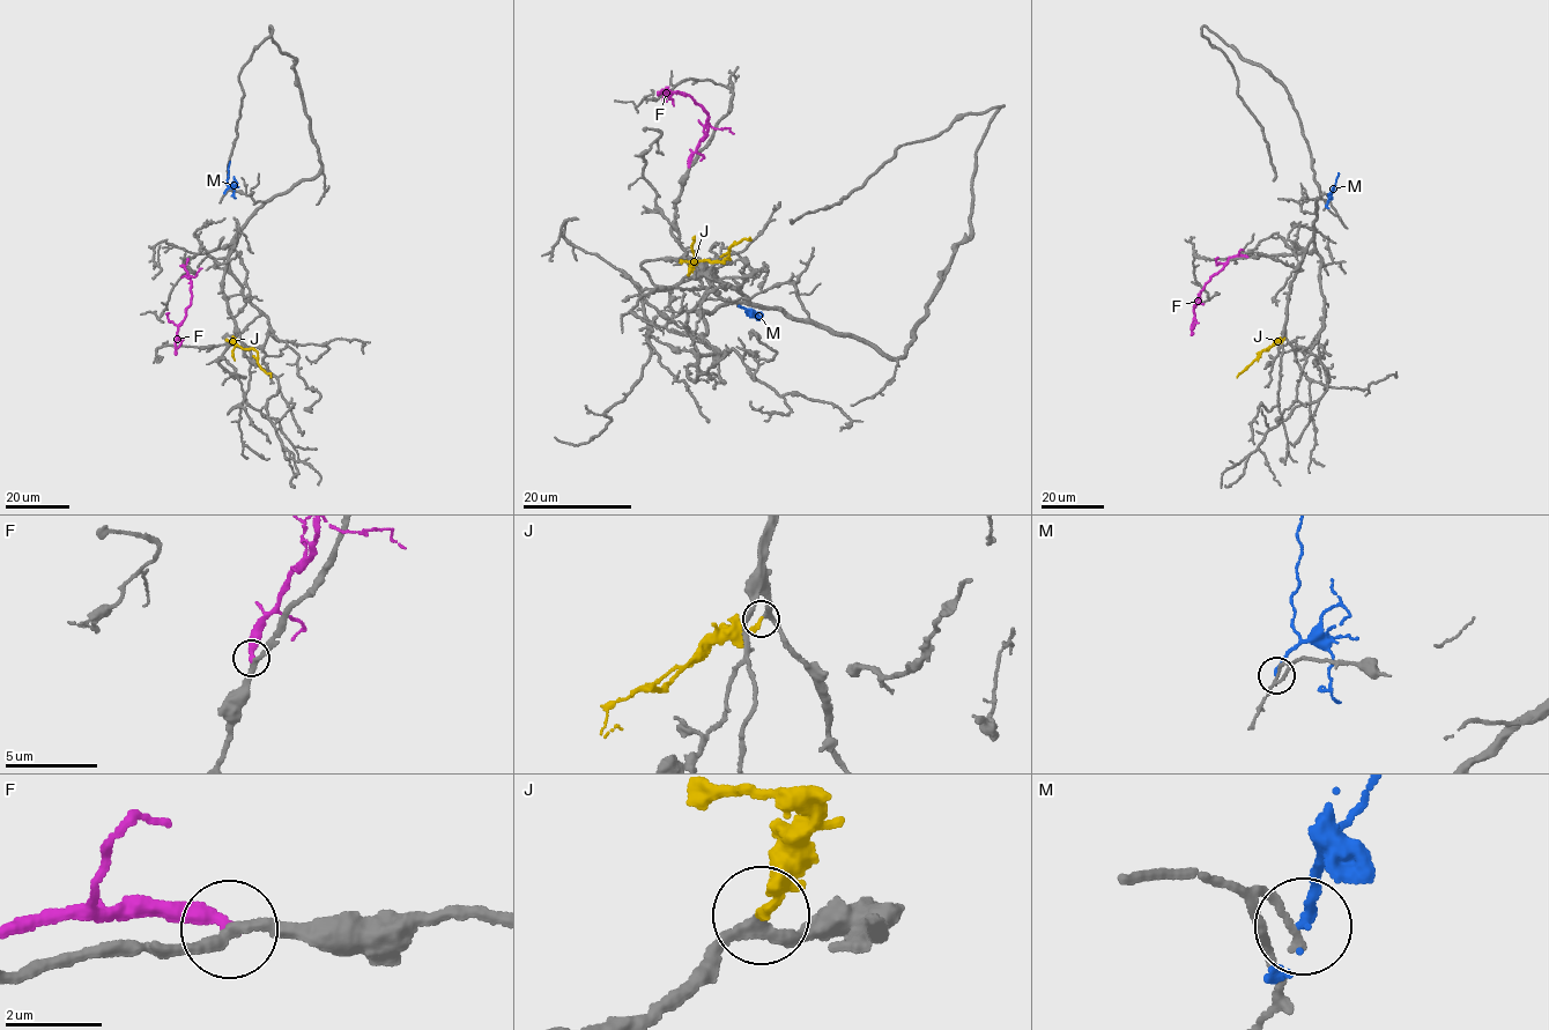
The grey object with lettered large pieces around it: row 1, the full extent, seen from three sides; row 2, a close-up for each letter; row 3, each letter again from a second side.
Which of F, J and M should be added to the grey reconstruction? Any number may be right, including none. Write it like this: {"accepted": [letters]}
{"accepted": ["J"]}

